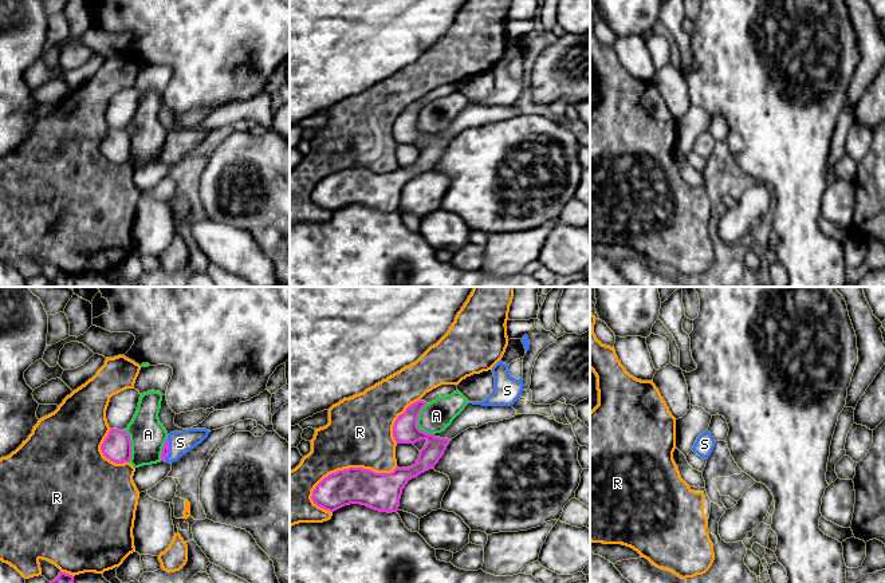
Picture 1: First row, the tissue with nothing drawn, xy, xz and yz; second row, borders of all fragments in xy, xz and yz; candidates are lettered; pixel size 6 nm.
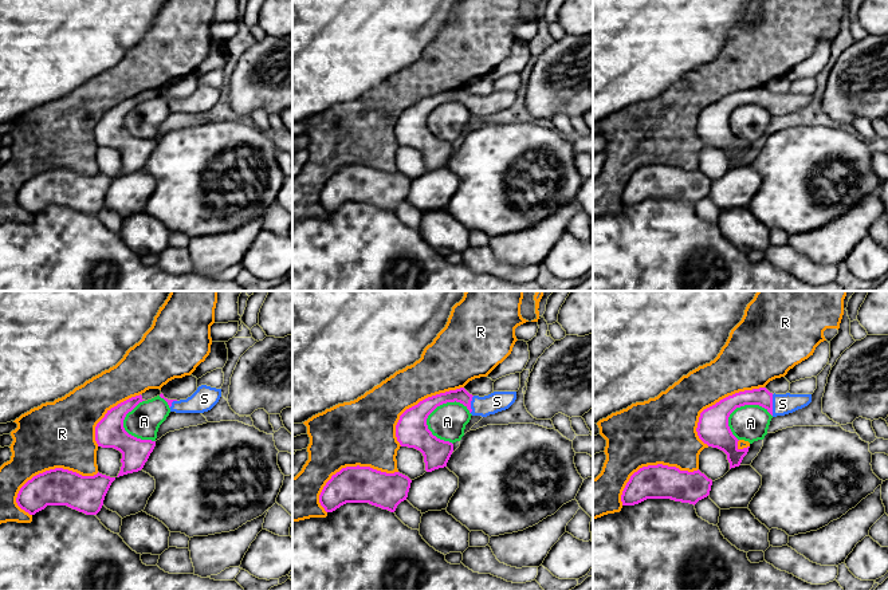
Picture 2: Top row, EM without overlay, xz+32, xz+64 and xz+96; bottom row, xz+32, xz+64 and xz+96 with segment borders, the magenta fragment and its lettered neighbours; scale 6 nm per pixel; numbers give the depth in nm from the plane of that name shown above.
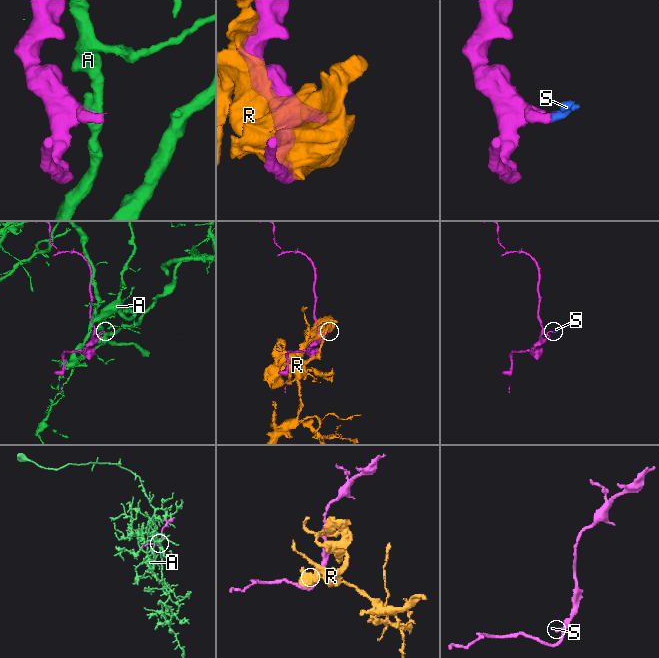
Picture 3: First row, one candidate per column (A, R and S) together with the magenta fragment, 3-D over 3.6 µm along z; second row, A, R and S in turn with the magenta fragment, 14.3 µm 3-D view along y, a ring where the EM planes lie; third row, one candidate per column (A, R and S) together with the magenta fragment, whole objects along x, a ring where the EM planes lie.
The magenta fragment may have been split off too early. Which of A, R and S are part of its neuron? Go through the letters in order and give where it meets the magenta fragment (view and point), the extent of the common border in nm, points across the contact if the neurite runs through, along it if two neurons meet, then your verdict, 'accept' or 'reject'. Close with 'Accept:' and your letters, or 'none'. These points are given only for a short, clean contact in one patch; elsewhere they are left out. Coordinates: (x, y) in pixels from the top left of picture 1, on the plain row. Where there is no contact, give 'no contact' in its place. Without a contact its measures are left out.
A: meets magenta in xz at (416, 123); contact 200 nm long; reject
R: meets magenta in xz at (350, 168); contact 550 nm long; reject
S: meets magenta in xy at (168, 149); contact 140 nm long; runs through xy (165, 150), (168, 149), (180, 142); accept
Accept: S

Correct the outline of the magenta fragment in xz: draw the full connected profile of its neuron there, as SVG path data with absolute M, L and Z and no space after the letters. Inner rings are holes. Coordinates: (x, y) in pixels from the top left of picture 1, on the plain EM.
M417 101L398 115L393 126L393 137L397 143L416 143L420 139L428 142L420 150L414 165L396 168L392 173L375 173L363 168L349 168L324 177L312 190L312 201L318 206L334 212L345 205L361 204L379 212L397 212L402 189L409 180L433 169L442 157L451 139L418 129L417 119L424 101Z

